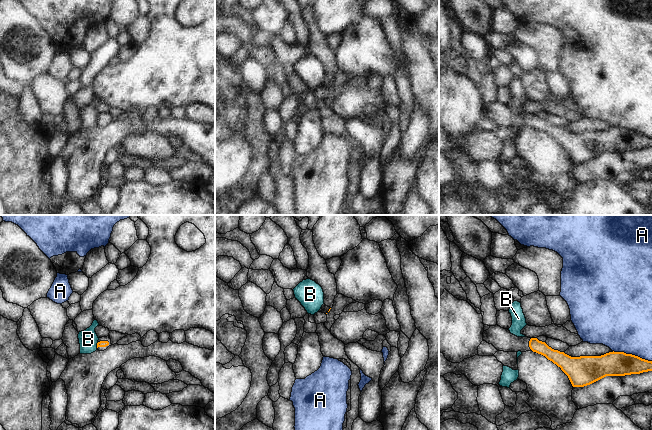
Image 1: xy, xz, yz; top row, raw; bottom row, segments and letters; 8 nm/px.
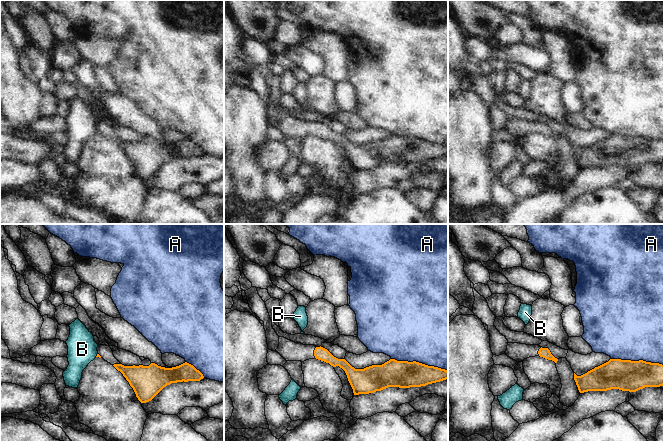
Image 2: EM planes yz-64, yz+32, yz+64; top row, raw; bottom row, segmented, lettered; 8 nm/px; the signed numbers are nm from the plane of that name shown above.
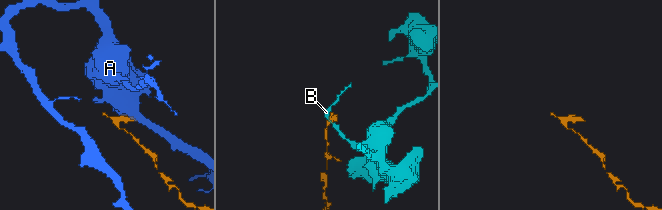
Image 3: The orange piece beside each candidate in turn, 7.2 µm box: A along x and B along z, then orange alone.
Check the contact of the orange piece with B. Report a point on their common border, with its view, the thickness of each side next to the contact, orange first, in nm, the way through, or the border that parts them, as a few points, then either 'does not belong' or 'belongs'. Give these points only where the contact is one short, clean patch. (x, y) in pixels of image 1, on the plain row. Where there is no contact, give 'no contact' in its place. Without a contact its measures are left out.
contact xy (97, 121); calibres 50 and 160 nm; border xy (98, 118), (96, 123); does not belong

